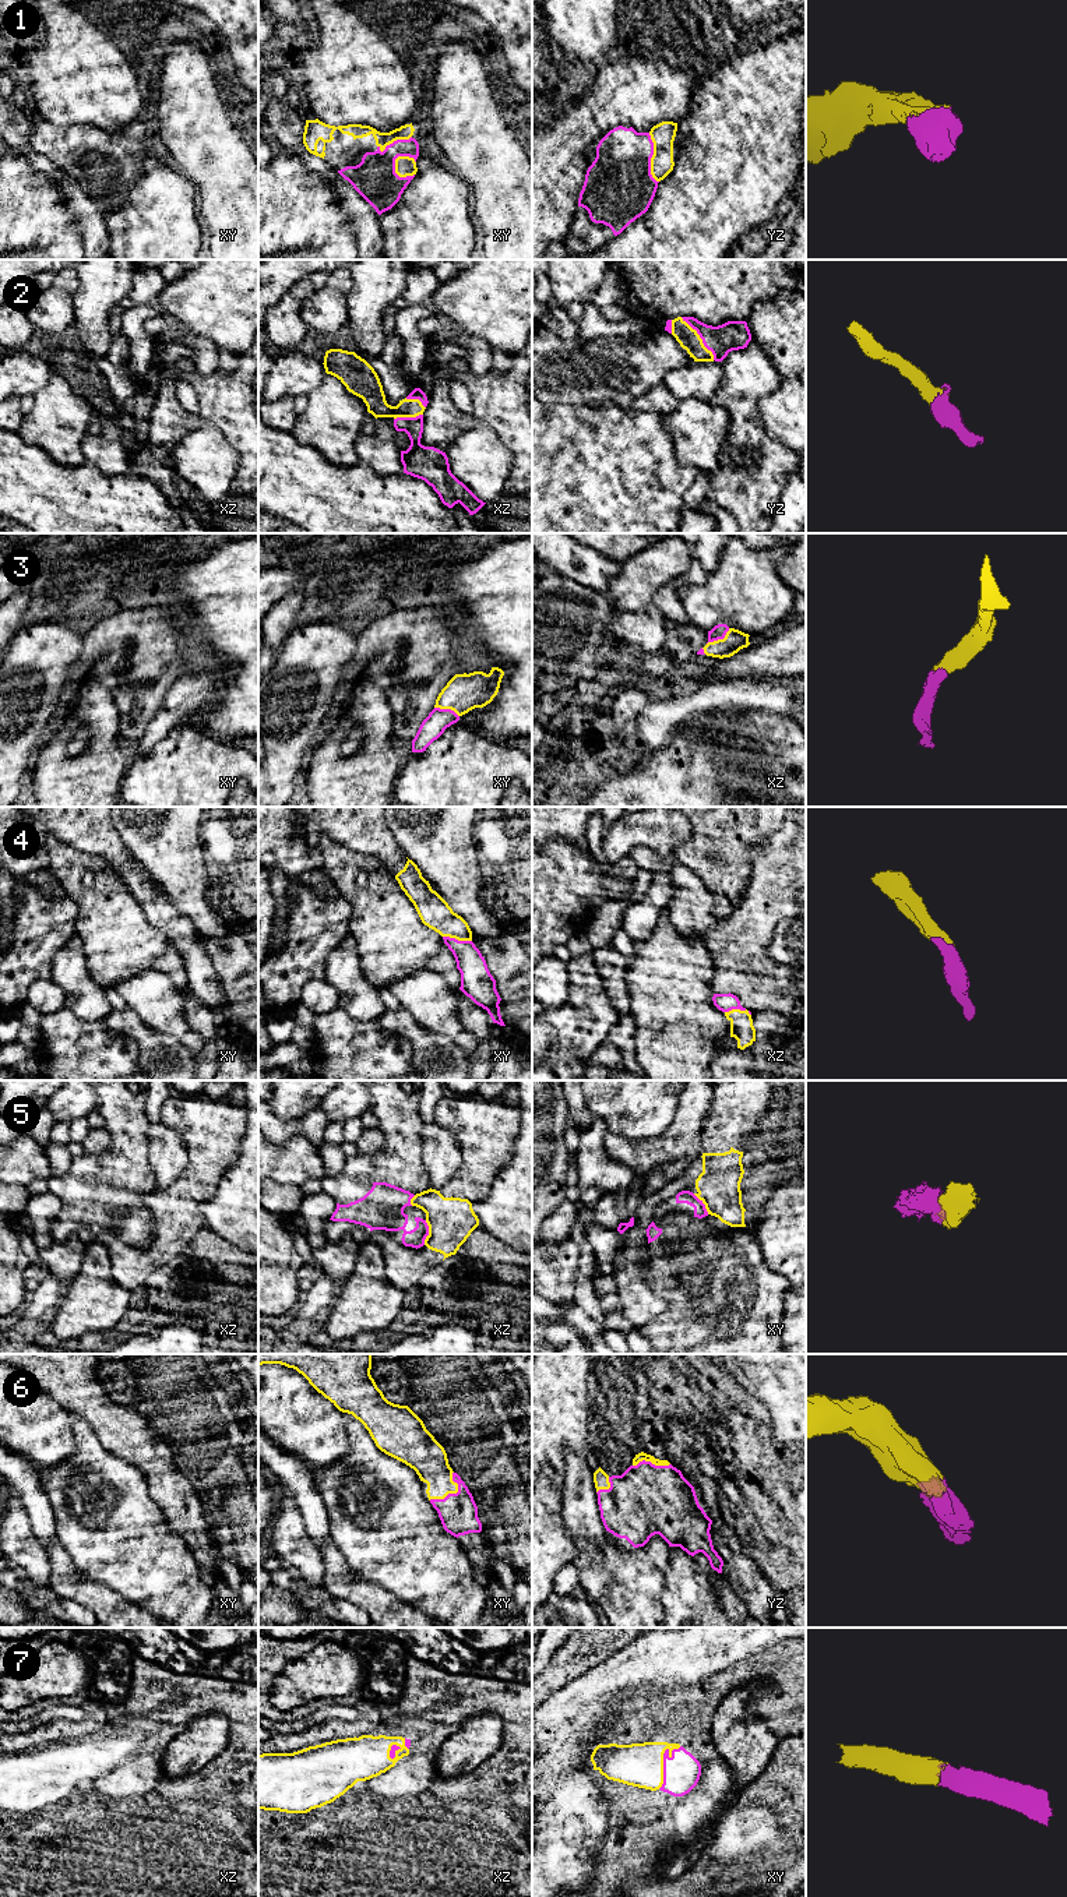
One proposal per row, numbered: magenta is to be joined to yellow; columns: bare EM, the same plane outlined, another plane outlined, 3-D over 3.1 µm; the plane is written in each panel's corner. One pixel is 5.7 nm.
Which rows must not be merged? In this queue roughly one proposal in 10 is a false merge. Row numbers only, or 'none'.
5

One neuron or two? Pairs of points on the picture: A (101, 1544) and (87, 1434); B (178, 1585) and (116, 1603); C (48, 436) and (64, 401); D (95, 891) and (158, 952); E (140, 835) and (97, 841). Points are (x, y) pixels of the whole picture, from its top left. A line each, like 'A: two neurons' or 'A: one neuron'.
A: one neuron
B: two neurons
C: one neuron
D: one neuron
E: two neurons

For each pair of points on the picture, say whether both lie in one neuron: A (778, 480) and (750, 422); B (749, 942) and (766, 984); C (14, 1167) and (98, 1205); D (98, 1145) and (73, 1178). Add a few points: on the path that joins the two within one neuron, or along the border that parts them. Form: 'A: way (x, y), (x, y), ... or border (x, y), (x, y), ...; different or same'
A: way (761, 471), (750, 459), (750, 439); same
B: way (754, 954), (777, 979); same
C: border (52, 1176), (46, 1180); different
D: border (105, 1128), (109, 1146), (99, 1153), (87, 1155); different

